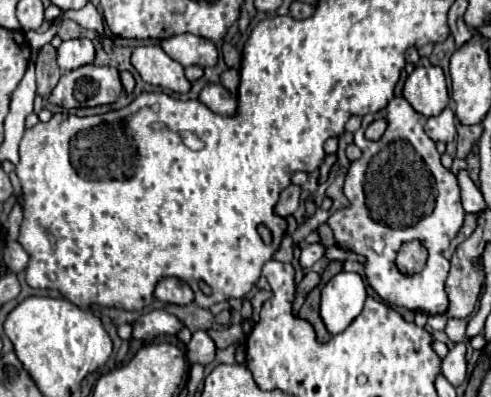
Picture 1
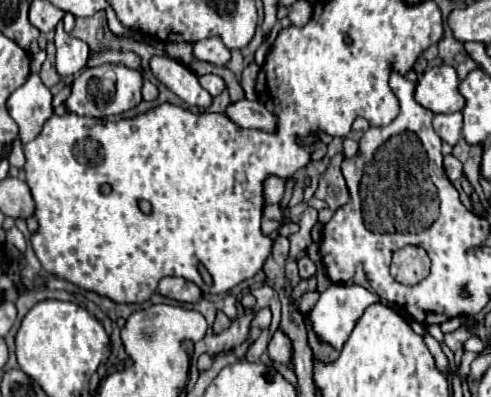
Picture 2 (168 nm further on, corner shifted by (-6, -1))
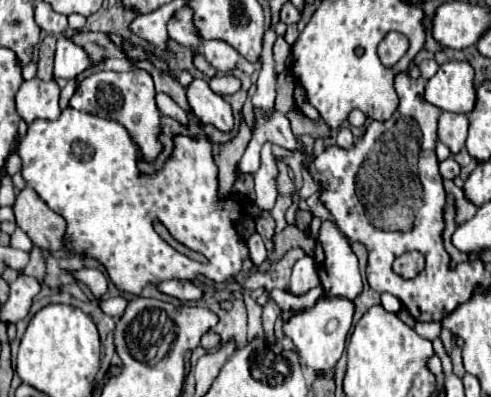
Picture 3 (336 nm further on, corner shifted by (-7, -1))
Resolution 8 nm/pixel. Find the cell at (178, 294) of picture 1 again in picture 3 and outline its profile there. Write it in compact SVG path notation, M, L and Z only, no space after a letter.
M161 281L157 287L161 293L167 293L179 301L197 301L203 297L203 291L189 281Z

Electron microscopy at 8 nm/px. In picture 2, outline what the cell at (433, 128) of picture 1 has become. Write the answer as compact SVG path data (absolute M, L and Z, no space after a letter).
M440 113L434 117L434 131L452 147L462 137L462 113Z

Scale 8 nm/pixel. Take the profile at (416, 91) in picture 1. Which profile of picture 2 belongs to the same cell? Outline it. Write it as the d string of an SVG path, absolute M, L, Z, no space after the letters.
M438 65L426 69L416 85L416 101L432 113L454 113L460 111L466 101L458 91L460 79L456 69L450 65Z

